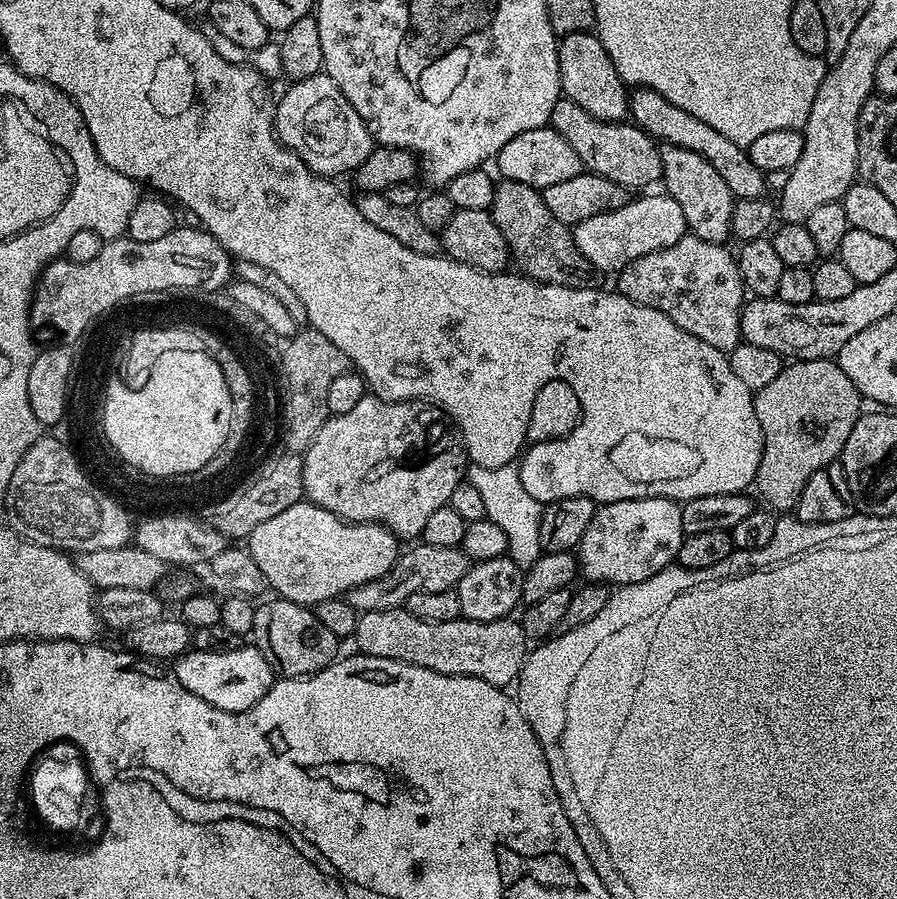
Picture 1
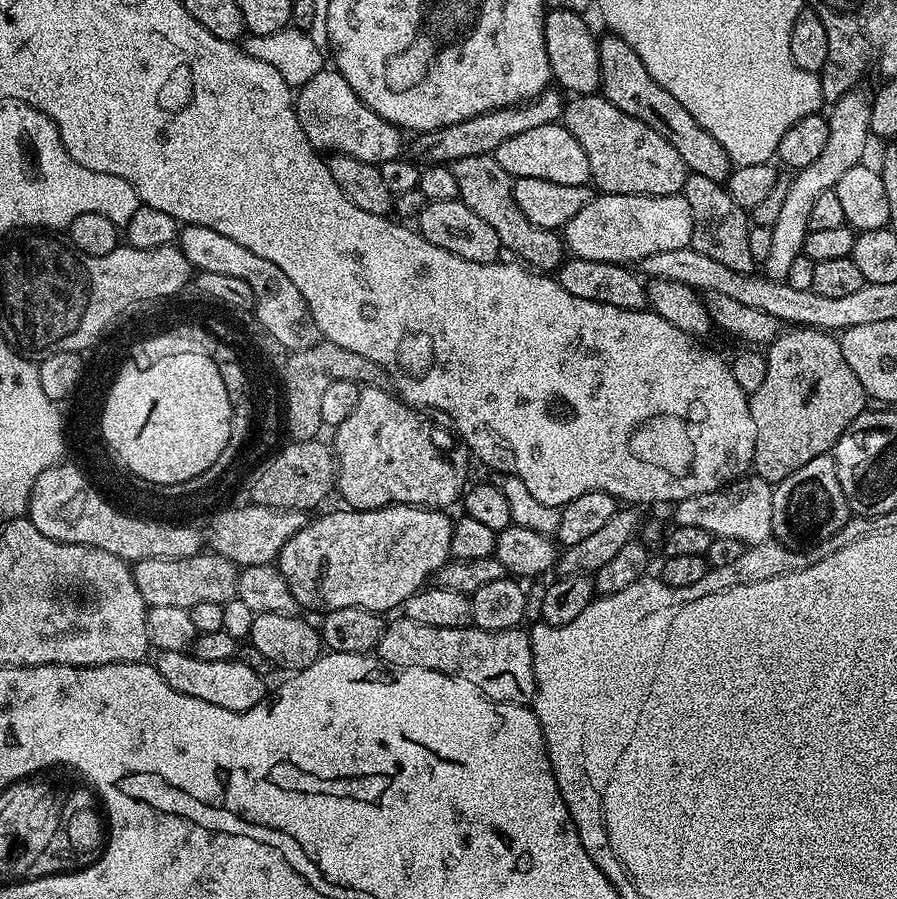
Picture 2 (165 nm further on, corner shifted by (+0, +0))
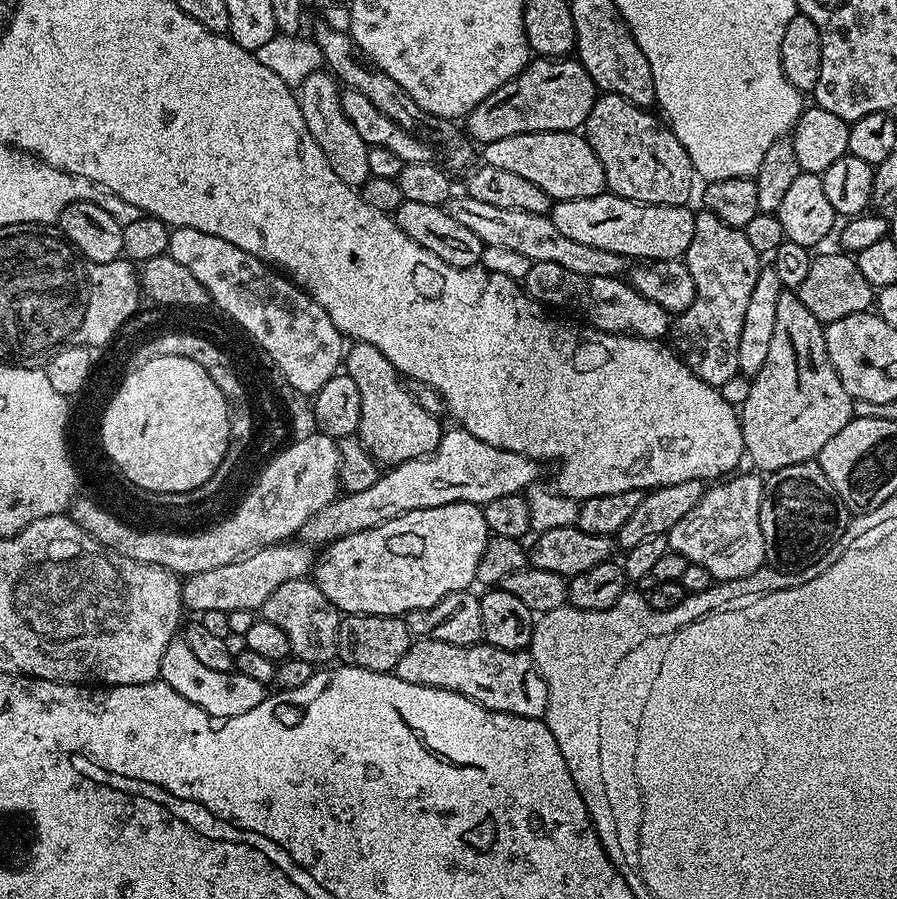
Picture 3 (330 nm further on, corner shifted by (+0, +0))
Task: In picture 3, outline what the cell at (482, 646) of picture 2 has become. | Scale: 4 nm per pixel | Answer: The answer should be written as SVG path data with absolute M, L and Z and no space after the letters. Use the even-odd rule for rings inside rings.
M413 639L406 654L398 658L394 674L402 678L402 682L454 690L478 702L490 712L505 712L539 720L548 705L548 687L542 674L536 669L531 655L524 650L519 652L502 650L487 642L454 646L450 642Z

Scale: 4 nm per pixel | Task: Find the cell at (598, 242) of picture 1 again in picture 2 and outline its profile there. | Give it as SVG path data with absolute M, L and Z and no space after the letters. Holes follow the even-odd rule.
M600 194L591 200L562 229L562 239L567 251L573 257L607 264L635 265L650 254L658 254L666 250L687 248L692 242L694 218L690 214L690 202L682 194L674 196L613 196Z

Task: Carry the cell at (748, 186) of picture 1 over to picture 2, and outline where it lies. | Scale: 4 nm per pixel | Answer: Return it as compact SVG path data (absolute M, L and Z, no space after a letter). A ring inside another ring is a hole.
M601 35L598 43L600 82L603 95L608 97L608 101L618 106L618 110L630 114L630 118L646 122L650 130L658 130L658 134L662 134L662 138L666 138L666 142L670 142L670 146L678 150L689 173L711 180L727 181L734 169L727 150L696 121L690 110L682 106L682 102L678 102L678 98L674 98L674 94L670 94L670 90L662 90L662 86L658 86L654 78L650 78L646 66L642 66L642 58L638 58L638 54L634 54L634 50L630 50L630 46L626 46L626 42L622 42L622 38L617 36Z

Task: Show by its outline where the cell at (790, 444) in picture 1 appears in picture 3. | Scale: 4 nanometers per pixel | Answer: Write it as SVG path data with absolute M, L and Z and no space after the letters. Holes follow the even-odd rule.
M785 290L780 293L780 297L778 298L778 322L774 322L774 334L770 341L770 350L766 354L766 362L762 362L762 370L758 370L758 374L751 377L750 394L747 395L744 404L741 404L738 408L740 429L742 430L742 438L744 439L744 451L747 459L749 461L752 459L753 466L751 467L759 470L761 473L777 472L786 466L794 466L798 462L816 460L820 455L822 446L826 446L826 442L830 442L830 438L834 438L834 434L838 434L838 430L842 430L842 426L846 426L854 419L854 411L852 412L854 401L852 395L848 393L846 386L842 386L842 382L830 362L828 351L826 350L824 330L825 325L820 324L818 318L814 318L814 314L810 314L810 310L806 310L806 306L802 306L802 302L797 298L795 291Z

